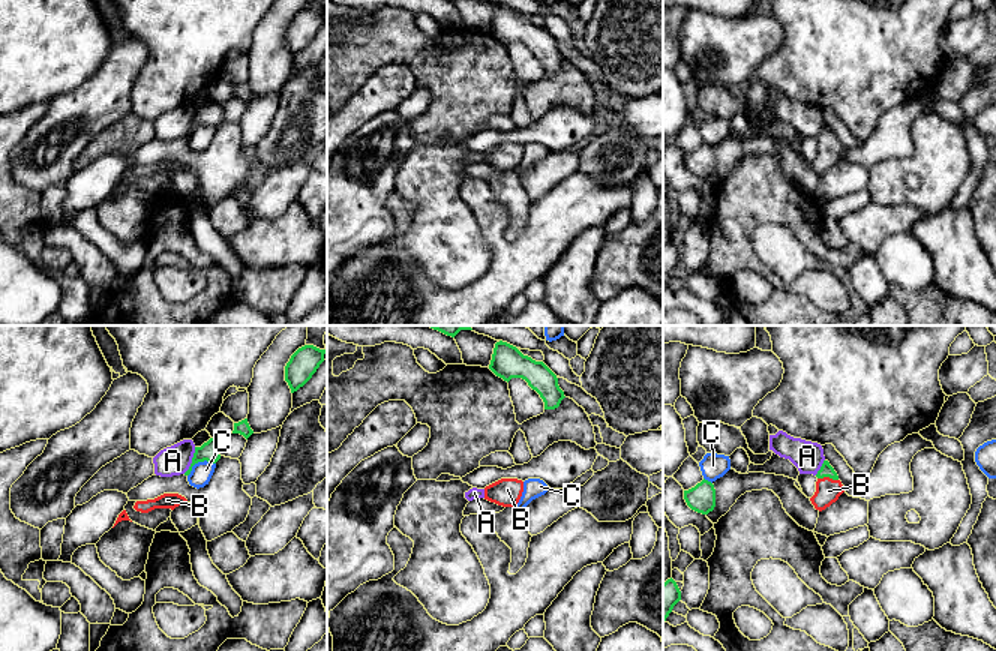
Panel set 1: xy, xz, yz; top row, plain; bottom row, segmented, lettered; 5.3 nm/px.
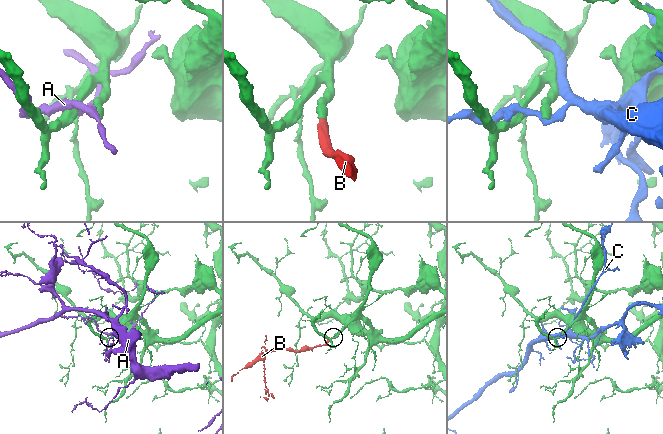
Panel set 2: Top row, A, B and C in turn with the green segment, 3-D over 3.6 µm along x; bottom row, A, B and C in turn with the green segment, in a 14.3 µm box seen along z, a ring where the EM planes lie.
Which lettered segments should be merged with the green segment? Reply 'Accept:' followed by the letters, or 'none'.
Accept: B

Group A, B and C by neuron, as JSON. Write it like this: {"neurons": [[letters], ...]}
{"neurons": [["A"], ["B"], ["C"]]}

